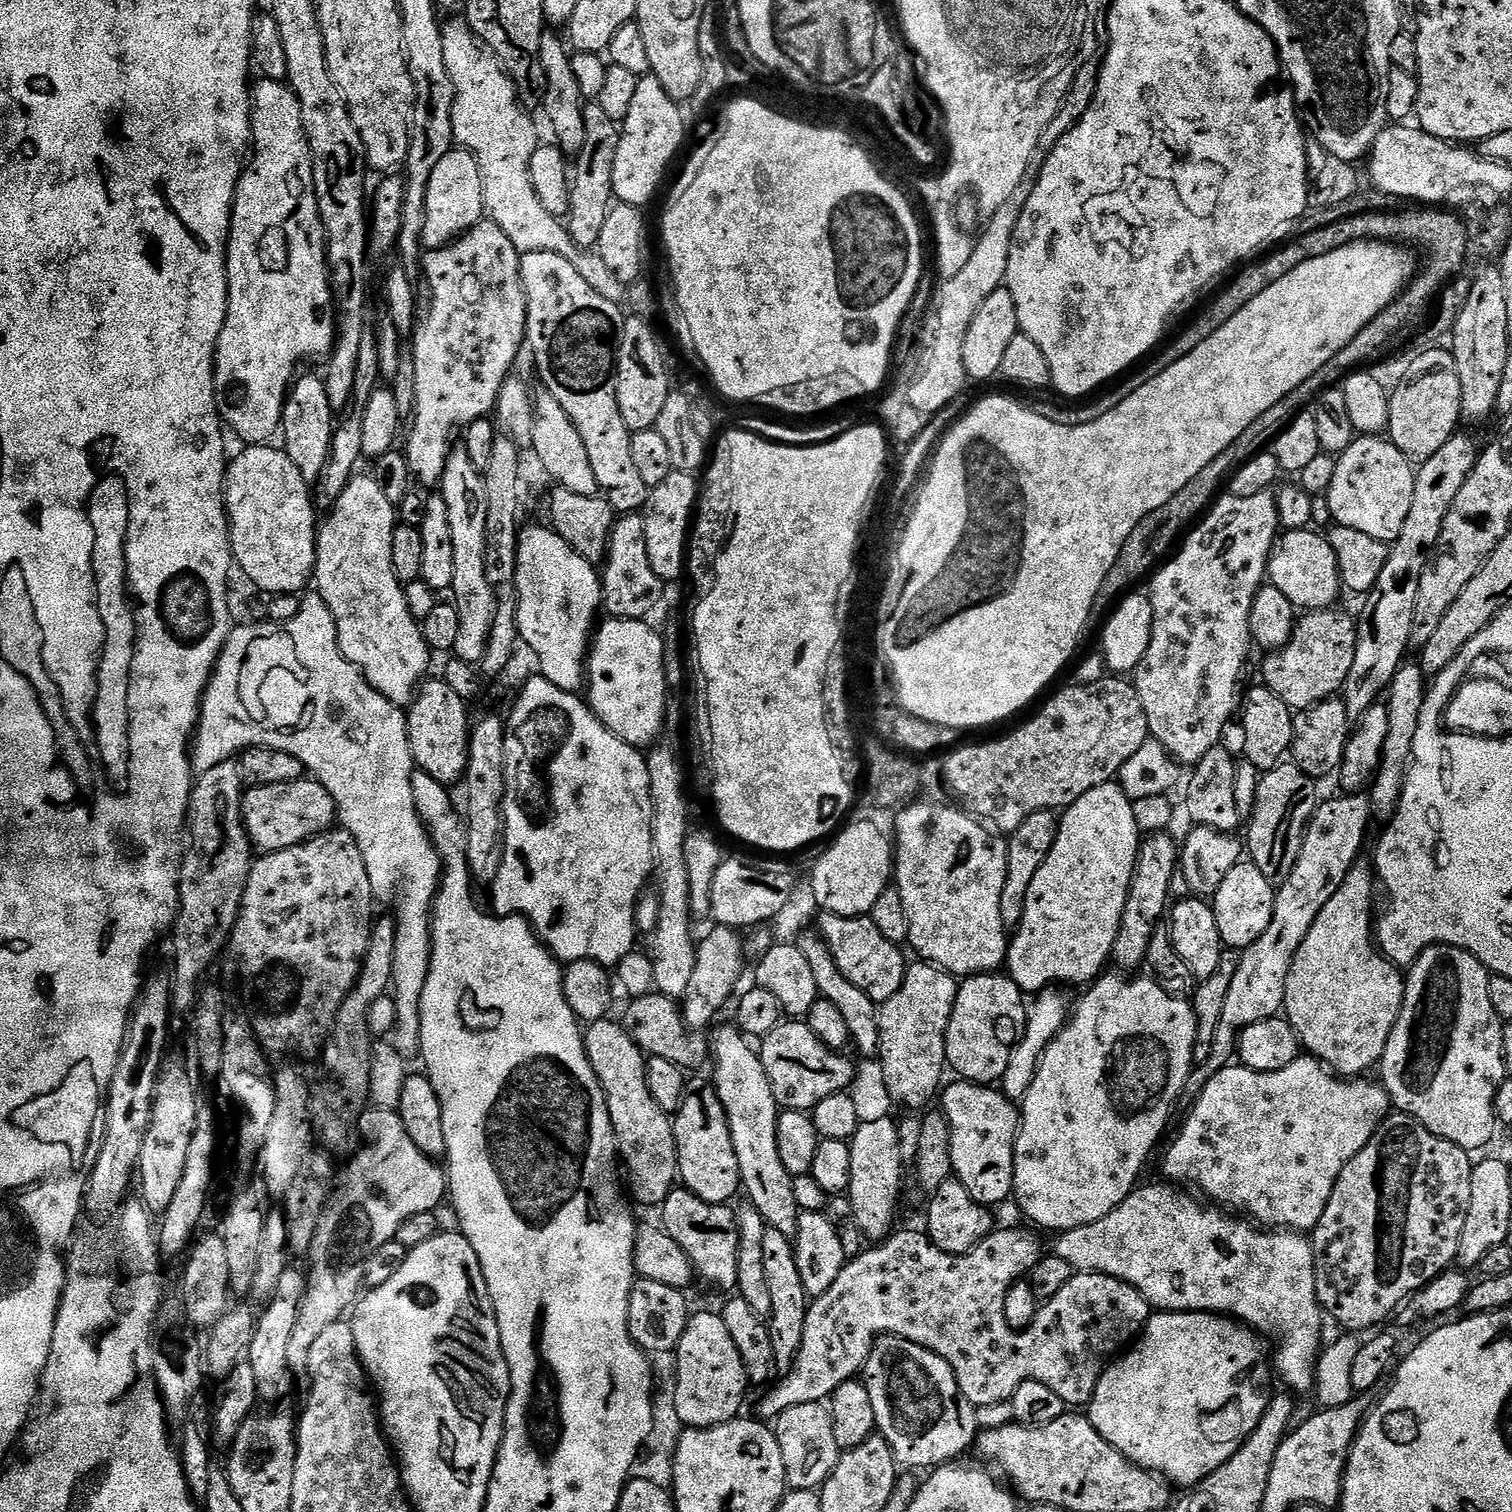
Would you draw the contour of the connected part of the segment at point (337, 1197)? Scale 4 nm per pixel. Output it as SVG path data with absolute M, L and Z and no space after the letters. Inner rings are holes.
M380 1107L365 1111L360 1117L358 1132L362 1140L364 1136L364 1149L351 1157L352 1165L340 1181L335 1181L306 1258L307 1284L289 1346L288 1366L296 1378L307 1373L310 1350L314 1350L318 1334L328 1326L341 1323L345 1319L344 1311L357 1303L364 1288L364 1266L368 1259L382 1250L386 1242L396 1238L406 1218L426 1214L446 1200L445 1169L414 1146L414 1138L406 1132L399 1111Z

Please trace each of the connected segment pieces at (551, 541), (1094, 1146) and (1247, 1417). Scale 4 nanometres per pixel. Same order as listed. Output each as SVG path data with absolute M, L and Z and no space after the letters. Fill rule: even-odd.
M532 524L529 528L524 526L520 529L514 585L520 640L523 647L528 647L536 655L536 660L540 663L539 675L554 682L554 686L562 690L579 693L586 684L588 653L598 624L596 615L602 612L604 598L602 576L597 565L582 558L582 554L575 552L551 526L544 525L543 528L540 524Z
M1104 974L1099 977L1087 989L1088 992L1084 997L1081 998L1077 1004L1074 1004L1074 1007L1071 1009L1070 1015L1068 1017L1067 1024L1064 1025L1064 1028L1061 1030L1056 1037L1052 1039L1050 1043L1046 1046L1046 1050L1042 1054L1040 1059L1040 1065L1036 1067L1036 1073L1034 1078L1030 1082L1027 1092L1024 1093L1024 1098L1022 1101L1022 1111L1020 1114L1020 1131L1016 1133L1016 1153L1014 1154L1014 1186L1012 1187L1014 1193L1014 1201L1018 1207L1024 1211L1024 1216L1028 1220L1033 1220L1040 1228L1049 1228L1052 1231L1052 1234L1059 1234L1065 1232L1066 1230L1074 1230L1078 1226L1090 1226L1090 1222L1098 1222L1098 1218L1106 1218L1106 1214L1110 1214L1110 1210L1115 1208L1123 1202L1123 1200L1129 1196L1132 1192L1132 1189L1137 1187L1138 1181L1136 1180L1140 1176L1140 1171L1144 1168L1144 1163L1148 1160L1148 1155L1156 1148L1156 1143L1160 1140L1160 1135L1164 1132L1164 1127L1168 1124L1168 1119L1172 1116L1172 1107L1176 1104L1176 1099L1180 1096L1180 1091L1183 1093L1185 1091L1186 1085L1188 1083L1189 1076L1192 1075L1194 1071L1194 1063L1192 1064L1192 1056L1196 1052L1196 1015L1192 1009L1191 1003L1187 999L1184 1000L1180 997L1180 994L1177 994L1175 991L1169 990L1160 983L1159 980L1153 978L1151 975L1145 974L1145 976L1137 975L1135 978L1125 978L1123 975L1115 974L1116 976L1108 976L1109 974Z
M1157 1311L1149 1315L1135 1343L1100 1375L1086 1415L1094 1430L1131 1464L1157 1472L1177 1489L1195 1488L1198 1482L1214 1474L1218 1466L1238 1454L1266 1410L1270 1392L1260 1388L1264 1384L1264 1356L1260 1353L1259 1339L1253 1329L1231 1316Z

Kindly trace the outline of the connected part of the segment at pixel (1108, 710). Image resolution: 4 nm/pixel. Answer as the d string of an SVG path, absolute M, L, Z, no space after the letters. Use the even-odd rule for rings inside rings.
M1105 678L1092 685L1076 684L1072 688L1064 688L1017 732L1001 740L992 740L989 744L957 747L944 764L944 780L949 790L969 813L994 826L997 833L1011 834L1022 826L1026 818L1030 818L1030 814L1063 810L1078 802L1082 794L1094 790L1094 786L1115 781L1124 763L1134 758L1134 754L1138 754L1138 750L1150 739L1140 696L1135 687L1124 680L1127 679Z

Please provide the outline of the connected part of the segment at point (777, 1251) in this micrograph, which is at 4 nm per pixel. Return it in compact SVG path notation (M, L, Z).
M769 1227L766 1230L766 1238L762 1238L762 1254L766 1261L766 1286L770 1286L772 1303L772 1315L767 1317L766 1323L770 1330L770 1342L774 1346L775 1367L787 1370L792 1367L802 1346L802 1330L806 1326L810 1297L802 1286L796 1250L787 1231Z

